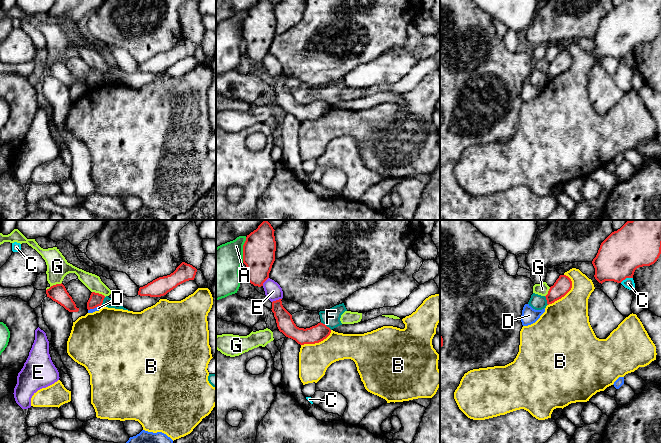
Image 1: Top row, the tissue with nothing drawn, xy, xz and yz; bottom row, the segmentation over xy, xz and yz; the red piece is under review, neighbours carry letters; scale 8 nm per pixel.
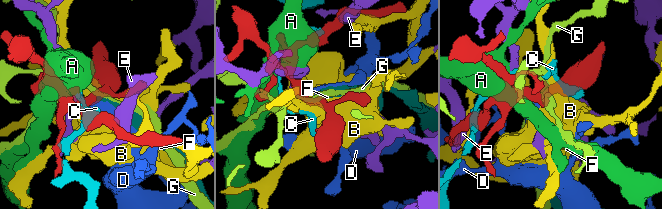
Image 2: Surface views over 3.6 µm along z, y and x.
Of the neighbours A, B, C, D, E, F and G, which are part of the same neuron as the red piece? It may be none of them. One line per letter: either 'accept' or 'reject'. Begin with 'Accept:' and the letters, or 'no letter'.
Accept: no letter
A: reject
B: reject
C: reject
D: reject
E: reject
F: reject
G: reject

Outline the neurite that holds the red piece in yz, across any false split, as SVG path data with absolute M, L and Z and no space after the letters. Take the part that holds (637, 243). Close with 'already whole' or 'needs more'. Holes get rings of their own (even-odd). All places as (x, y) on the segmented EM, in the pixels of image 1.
M631 220L620 229L612 232L600 245L592 264L595 268L595 279L599 283L614 281L621 283L626 278L633 278L637 268L654 264L661 254L661 220Z; already whole

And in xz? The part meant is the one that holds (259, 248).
M264 220L256 230L246 237L243 245L243 263L247 267L247 280L261 287L269 278L275 261L276 241L274 229Z; already whole

